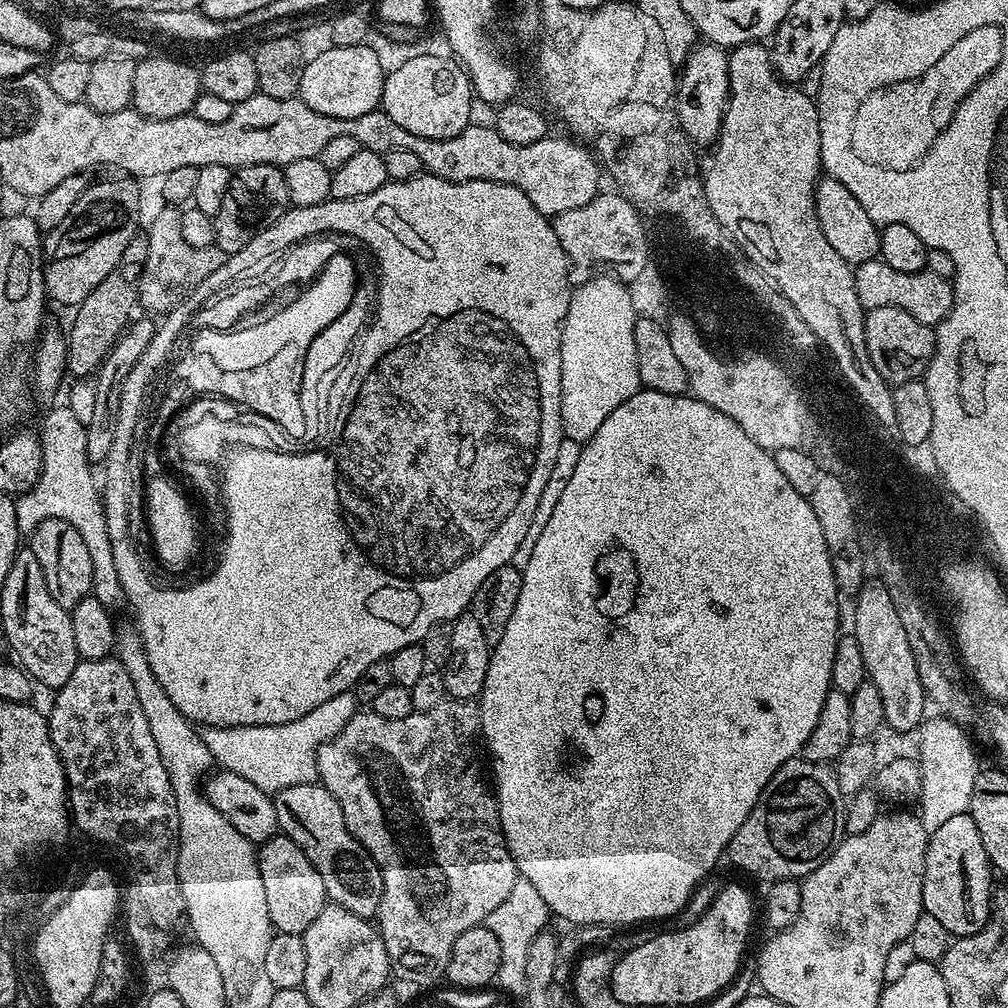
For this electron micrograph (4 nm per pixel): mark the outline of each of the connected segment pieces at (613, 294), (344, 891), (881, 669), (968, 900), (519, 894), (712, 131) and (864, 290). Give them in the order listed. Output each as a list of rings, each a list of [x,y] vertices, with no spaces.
[[[607,274],[586,281],[572,293],[560,329],[560,429],[565,437],[581,442],[590,439],[626,398],[641,391],[638,354],[634,346],[634,326],[638,317],[628,287],[625,281]]]
[[[313,782],[302,786],[286,786],[286,790],[272,796],[277,826],[283,835],[291,838],[310,858],[314,870],[322,874],[322,886],[326,886],[329,901],[346,910],[350,914],[358,914],[372,918],[379,913],[382,898],[382,874],[374,862],[374,858],[350,834],[344,821],[342,806],[326,790],[323,784]]]
[[[865,582],[855,593],[856,609],[852,612],[851,635],[856,637],[862,649],[862,662],[866,662],[868,680],[878,686],[882,698],[885,725],[896,732],[915,733],[925,719],[926,695],[919,681],[914,656],[910,652],[909,640],[894,610],[889,591],[879,582]]]
[[[968,812],[954,814],[954,818],[942,822],[928,838],[922,882],[924,911],[934,914],[946,926],[949,937],[978,934],[992,914],[992,876],[994,869],[988,862],[986,846],[982,846],[982,834],[978,834],[974,818]]]
[[[518,878],[506,897],[506,902],[501,902],[490,914],[486,927],[498,938],[498,946],[502,946],[502,962],[498,966],[495,983],[501,984],[508,992],[519,993],[526,982],[526,950],[530,950],[530,942],[539,932],[549,927],[550,913],[546,902],[542,902],[542,894],[534,890],[534,882]]]
[[[697,43],[691,54],[684,59],[674,89],[674,111],[681,130],[693,145],[711,145],[720,135],[722,118],[728,105],[729,74],[728,52],[717,44]]]
[[[874,259],[865,264],[855,265],[854,290],[858,290],[858,302],[865,310],[878,306],[898,306],[906,314],[914,314],[918,322],[938,325],[948,317],[954,302],[952,280],[938,278],[938,274],[927,270],[905,274],[903,270],[893,270],[882,259]]]

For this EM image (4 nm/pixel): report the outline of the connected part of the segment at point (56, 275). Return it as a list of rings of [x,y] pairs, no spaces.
[[[132,178],[120,179],[124,180],[97,179],[84,191],[82,198],[78,198],[78,202],[74,202],[70,214],[66,214],[64,221],[58,222],[58,226],[54,226],[52,231],[47,233],[42,244],[44,290],[47,299],[51,303],[53,300],[54,305],[83,302],[86,294],[90,294],[90,290],[94,290],[94,286],[98,286],[98,282],[102,282],[102,278],[106,278],[106,274],[110,274],[110,270],[114,270],[114,266],[118,266],[118,258],[122,258],[126,246],[130,246],[130,238],[134,238],[141,231],[140,188],[136,185],[139,183]]]

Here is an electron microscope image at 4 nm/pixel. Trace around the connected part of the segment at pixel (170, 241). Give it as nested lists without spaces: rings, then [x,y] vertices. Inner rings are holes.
[[[164,206],[153,218],[147,221],[146,235],[148,249],[146,250],[146,266],[140,279],[140,303],[145,313],[161,312],[167,314],[182,303],[196,287],[204,281],[213,270],[218,270],[222,262],[226,262],[228,253],[217,248],[215,244],[205,247],[193,247],[185,241],[181,233],[181,209],[176,206]]]

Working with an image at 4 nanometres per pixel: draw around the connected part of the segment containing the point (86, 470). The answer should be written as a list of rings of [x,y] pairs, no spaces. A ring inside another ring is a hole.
[[[66,404],[52,409],[44,418],[38,439],[42,450],[42,470],[31,491],[21,493],[16,499],[15,518],[22,534],[31,534],[46,518],[62,518],[82,535],[89,551],[93,573],[97,578],[114,578],[117,574],[114,552],[106,527],[104,501],[98,482],[92,478],[92,466],[86,454],[87,425],[78,421]]]

